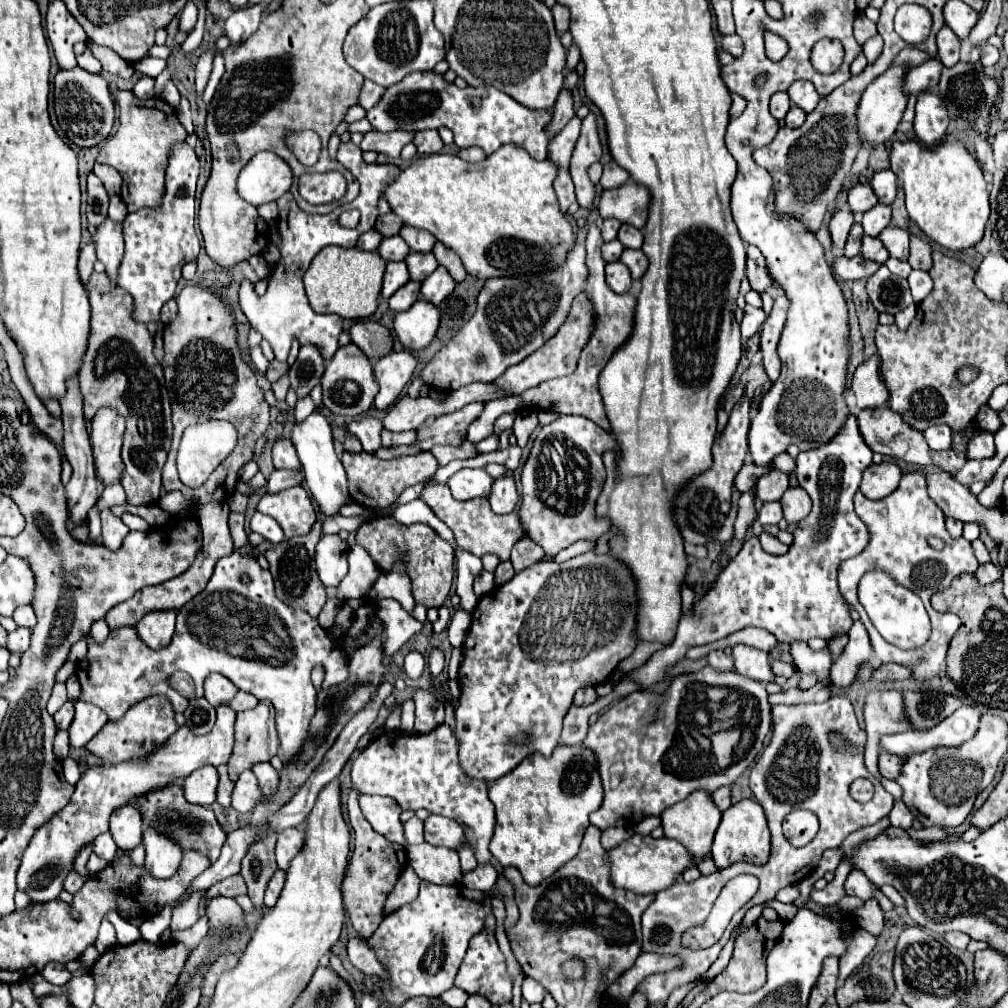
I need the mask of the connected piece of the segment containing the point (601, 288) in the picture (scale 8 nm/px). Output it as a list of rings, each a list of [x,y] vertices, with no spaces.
[[[590,222],[590,230],[588,230],[588,238],[586,238],[586,264],[590,268],[590,278],[588,278],[588,286],[586,292],[592,296],[594,300],[594,308],[596,308],[596,330],[590,338],[590,342],[586,344],[586,348],[582,350],[578,368],[572,376],[568,378],[554,378],[548,382],[542,382],[540,386],[526,390],[522,396],[514,396],[514,398],[500,398],[500,400],[490,400],[482,414],[470,424],[468,428],[468,440],[470,442],[480,442],[488,436],[494,434],[494,420],[504,414],[504,412],[522,412],[522,410],[548,410],[548,412],[558,412],[558,414],[578,414],[584,416],[592,422],[596,422],[600,428],[604,428],[606,432],[610,432],[610,422],[608,416],[604,412],[604,402],[598,390],[598,376],[602,372],[602,368],[608,364],[608,360],[612,358],[612,352],[616,352],[620,346],[626,344],[626,340],[632,334],[634,328],[634,308],[636,308],[636,296],[634,294],[616,294],[608,288],[606,278],[604,278],[604,258],[600,254],[604,240],[600,236],[600,230],[594,222]]]

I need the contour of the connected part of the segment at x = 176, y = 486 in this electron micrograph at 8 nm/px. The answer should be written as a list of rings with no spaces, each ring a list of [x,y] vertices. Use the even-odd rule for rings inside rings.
[[[186,286],[178,298],[178,316],[164,328],[164,378],[170,390],[170,404],[172,404],[172,424],[174,424],[174,438],[172,448],[168,452],[168,462],[162,470],[162,486],[166,492],[180,490],[188,502],[222,502],[226,500],[236,484],[238,484],[238,470],[242,464],[250,462],[254,456],[256,440],[268,428],[268,404],[264,400],[262,390],[256,384],[254,370],[242,360],[238,340],[236,340],[236,320],[232,316],[232,308],[226,300],[200,286]],[[202,420],[228,420],[236,426],[240,438],[234,452],[224,460],[216,472],[208,478],[208,482],[196,490],[184,488],[176,472],[176,450],[186,426],[202,422]]]

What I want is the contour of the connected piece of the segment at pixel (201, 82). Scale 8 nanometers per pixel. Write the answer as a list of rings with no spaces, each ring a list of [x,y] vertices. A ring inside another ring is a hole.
[[[204,52],[198,58],[198,64],[196,64],[196,92],[198,94],[202,94],[204,88],[206,88],[206,84],[208,84],[208,78],[210,78],[210,72],[212,72],[214,54],[216,52]]]

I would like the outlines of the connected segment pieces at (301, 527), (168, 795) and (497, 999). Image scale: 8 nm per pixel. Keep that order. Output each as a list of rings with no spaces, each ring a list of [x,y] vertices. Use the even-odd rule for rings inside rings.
[[[292,486],[276,494],[264,494],[258,502],[258,510],[266,516],[272,516],[284,530],[286,538],[308,534],[316,522],[316,512],[304,486]]]
[[[170,784],[168,788],[162,788],[160,792],[152,792],[148,796],[142,796],[140,800],[136,800],[136,806],[144,814],[144,828],[148,828],[148,826],[160,828],[160,832],[172,836],[176,840],[176,844],[180,844],[182,850],[196,848],[198,852],[208,854],[212,862],[216,860],[216,856],[220,856],[220,848],[224,846],[224,836],[226,834],[218,826],[218,822],[214,818],[214,812],[210,808],[190,804],[184,798],[182,786]]]
[[[482,928],[478,934],[472,936],[466,956],[464,956],[460,970],[456,974],[454,986],[462,988],[466,994],[486,996],[486,1000],[490,1004],[506,1004],[512,1000],[512,978],[506,974],[506,958],[498,948],[492,930]],[[498,986],[500,986],[500,990],[498,990]]]

